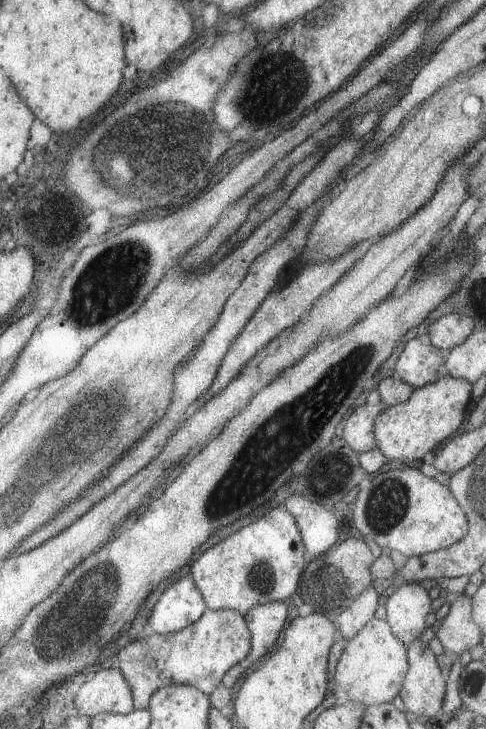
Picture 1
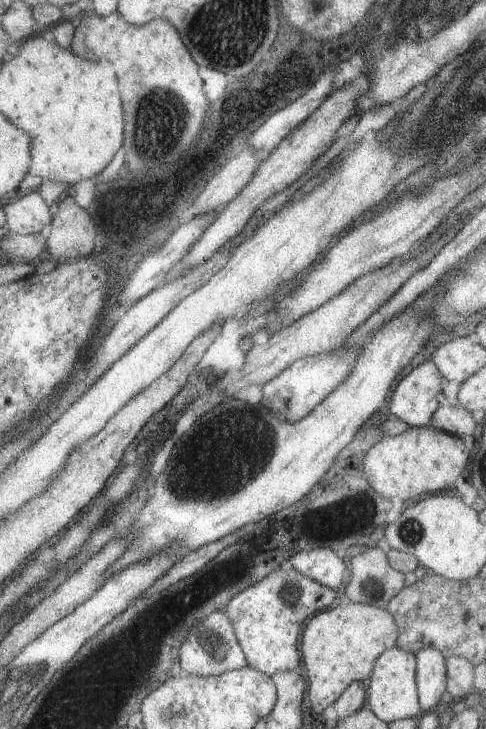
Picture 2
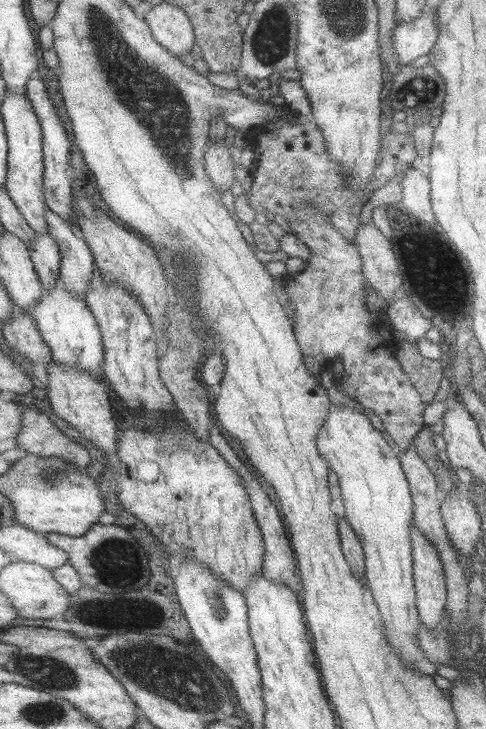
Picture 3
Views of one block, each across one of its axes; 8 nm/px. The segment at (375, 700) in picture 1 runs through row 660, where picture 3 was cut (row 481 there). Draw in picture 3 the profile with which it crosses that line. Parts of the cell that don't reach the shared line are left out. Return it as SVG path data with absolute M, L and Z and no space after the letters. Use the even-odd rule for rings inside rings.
M333 405L332 415L319 436L319 447L339 474L347 506L347 519L364 541L367 581L382 611L386 632L399 657L426 676L437 674L435 664L419 643L423 620L415 579L415 494L403 467L400 451L392 446L372 420L347 405Z

